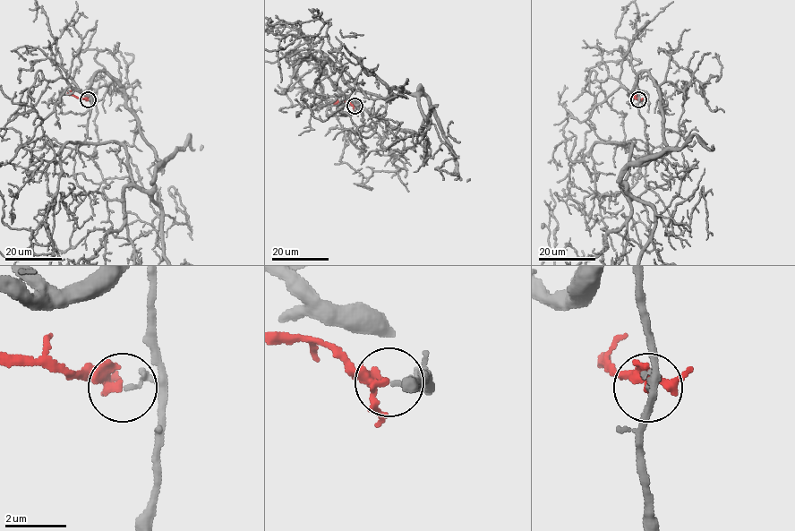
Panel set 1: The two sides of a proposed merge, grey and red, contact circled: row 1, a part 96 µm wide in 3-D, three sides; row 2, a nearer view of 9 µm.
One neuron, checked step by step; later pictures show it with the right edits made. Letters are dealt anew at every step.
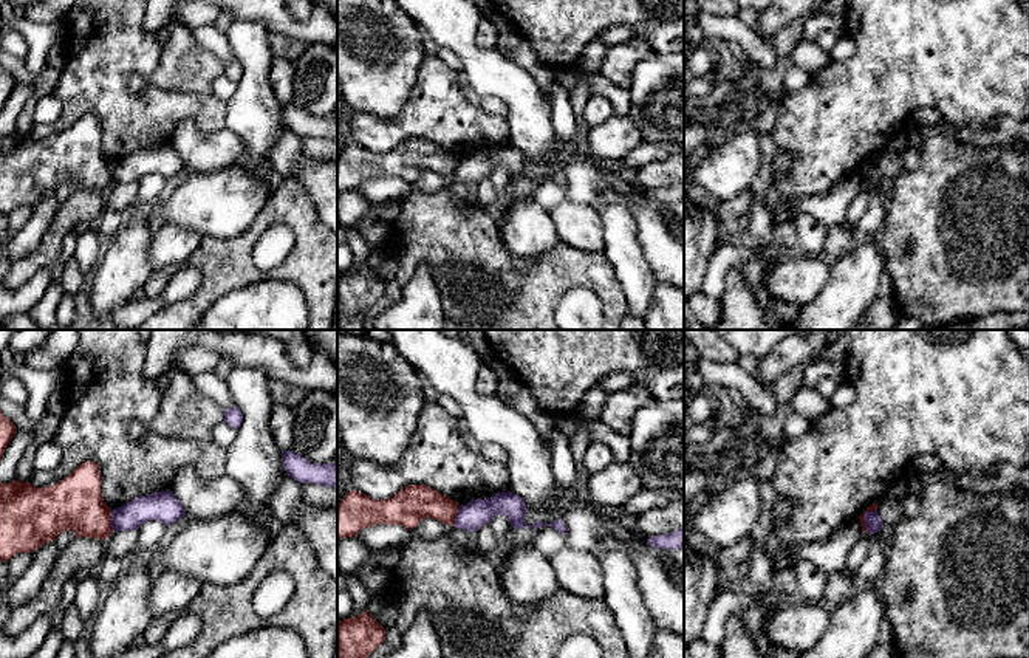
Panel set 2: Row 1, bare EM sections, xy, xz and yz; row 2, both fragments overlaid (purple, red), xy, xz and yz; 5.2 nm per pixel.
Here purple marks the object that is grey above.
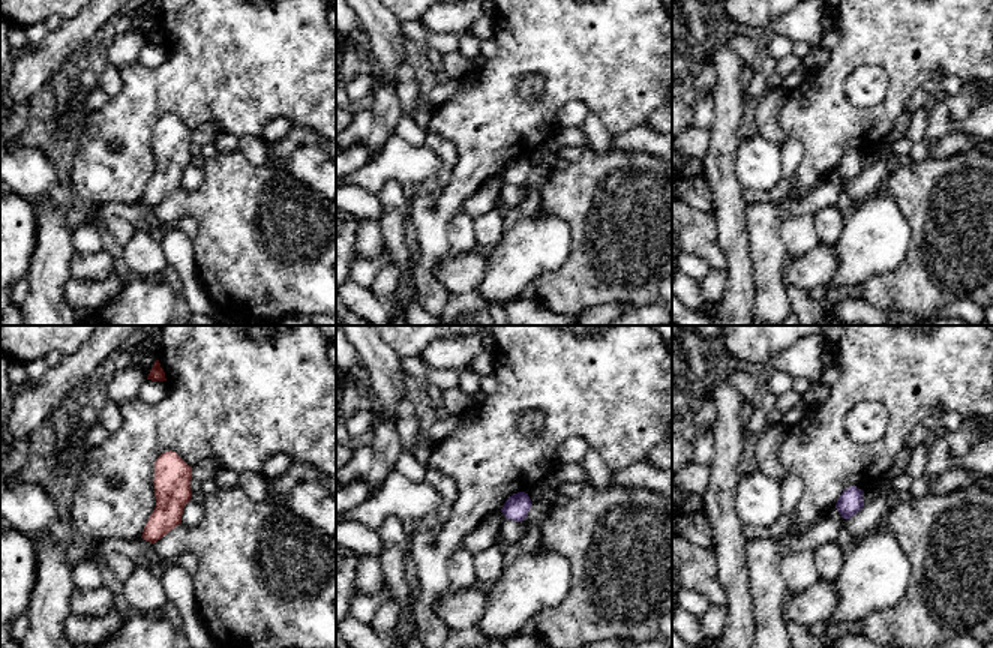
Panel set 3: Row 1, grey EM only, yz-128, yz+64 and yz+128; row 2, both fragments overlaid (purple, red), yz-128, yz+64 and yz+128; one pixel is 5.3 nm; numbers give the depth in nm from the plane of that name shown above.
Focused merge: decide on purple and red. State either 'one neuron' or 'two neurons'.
two neurons

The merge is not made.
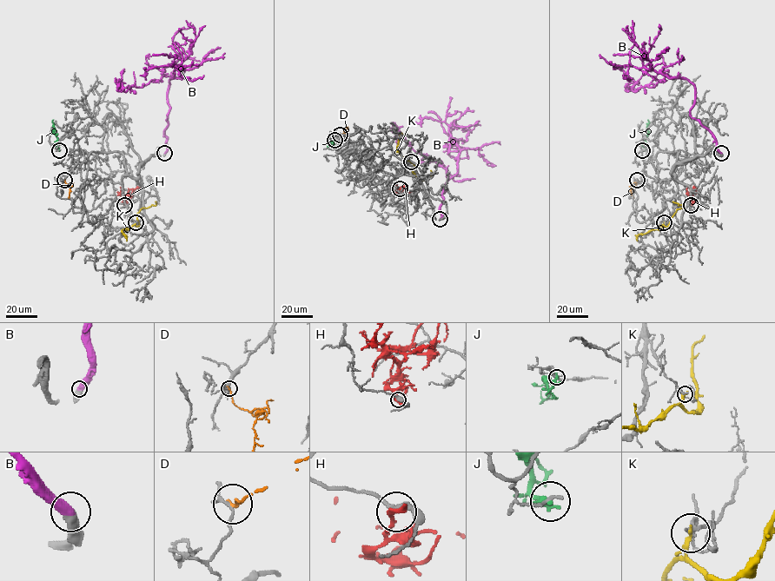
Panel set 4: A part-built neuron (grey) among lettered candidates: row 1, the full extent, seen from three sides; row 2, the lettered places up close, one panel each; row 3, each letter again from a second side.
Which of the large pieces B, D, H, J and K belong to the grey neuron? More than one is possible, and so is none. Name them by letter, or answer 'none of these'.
B

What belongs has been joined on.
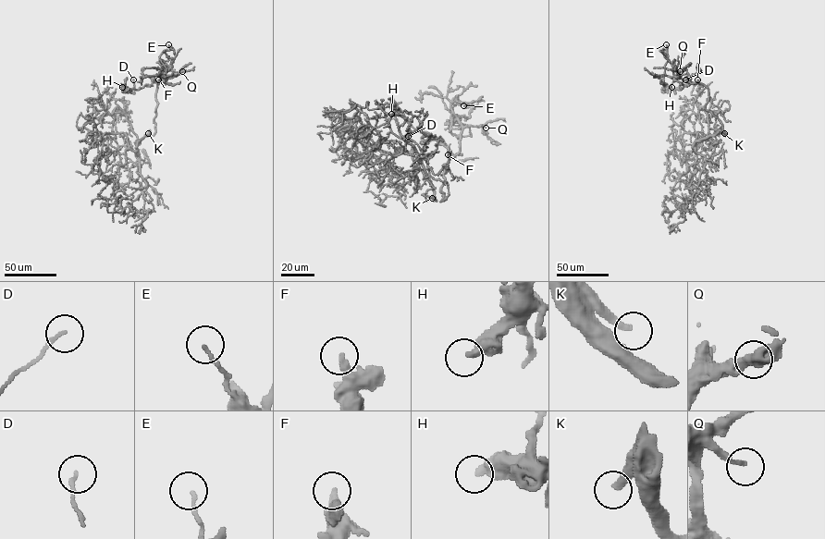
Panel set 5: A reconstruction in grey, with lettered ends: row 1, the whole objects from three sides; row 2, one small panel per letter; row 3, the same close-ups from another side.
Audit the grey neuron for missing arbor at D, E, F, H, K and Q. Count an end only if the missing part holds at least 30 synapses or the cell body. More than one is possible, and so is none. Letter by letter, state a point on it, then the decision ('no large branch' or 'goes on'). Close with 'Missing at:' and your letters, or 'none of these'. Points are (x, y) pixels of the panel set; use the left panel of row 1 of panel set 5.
D: at (133, 79); no large branch
E: at (168, 44); no large branch
F: at (158, 79); no large branch
H: at (122, 87); no large branch
K: at (148, 133); goes on
Q: at (182, 71); no large branch
Missing at: K

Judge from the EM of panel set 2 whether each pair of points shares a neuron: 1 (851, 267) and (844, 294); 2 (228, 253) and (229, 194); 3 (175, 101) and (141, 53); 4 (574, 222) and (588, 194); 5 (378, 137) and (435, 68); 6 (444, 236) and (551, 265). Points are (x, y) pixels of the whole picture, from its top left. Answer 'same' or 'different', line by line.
1: same
2: different
3: same
4: different
5: same
6: same

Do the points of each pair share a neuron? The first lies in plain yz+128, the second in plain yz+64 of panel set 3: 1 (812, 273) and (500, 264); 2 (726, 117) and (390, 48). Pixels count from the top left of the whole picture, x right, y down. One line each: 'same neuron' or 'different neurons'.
1: different neurons
2: same neuron

